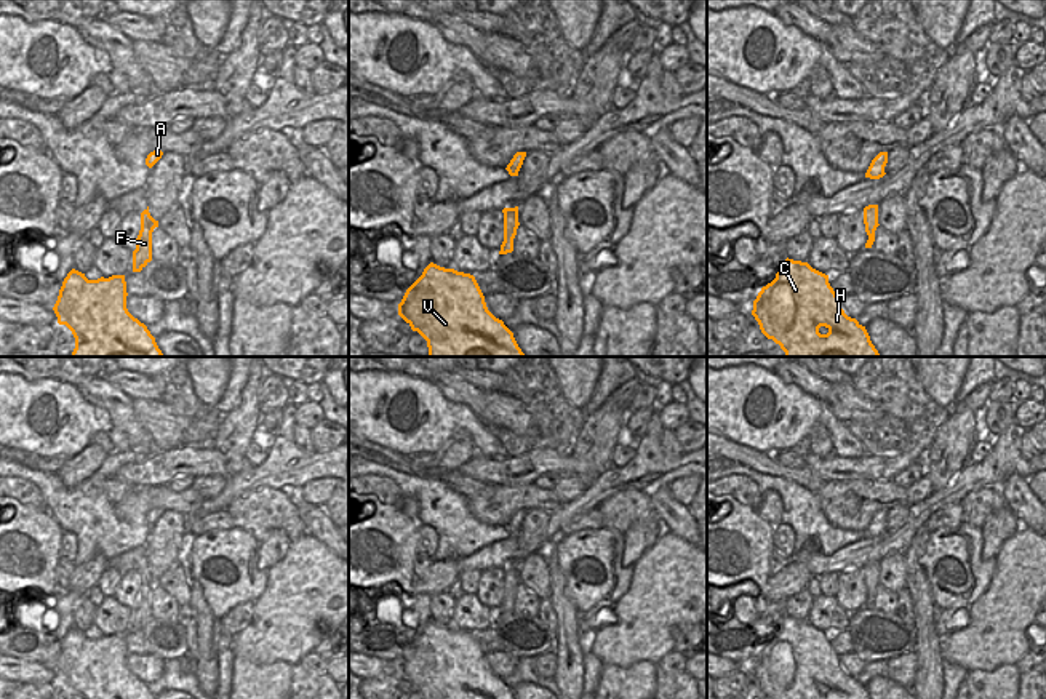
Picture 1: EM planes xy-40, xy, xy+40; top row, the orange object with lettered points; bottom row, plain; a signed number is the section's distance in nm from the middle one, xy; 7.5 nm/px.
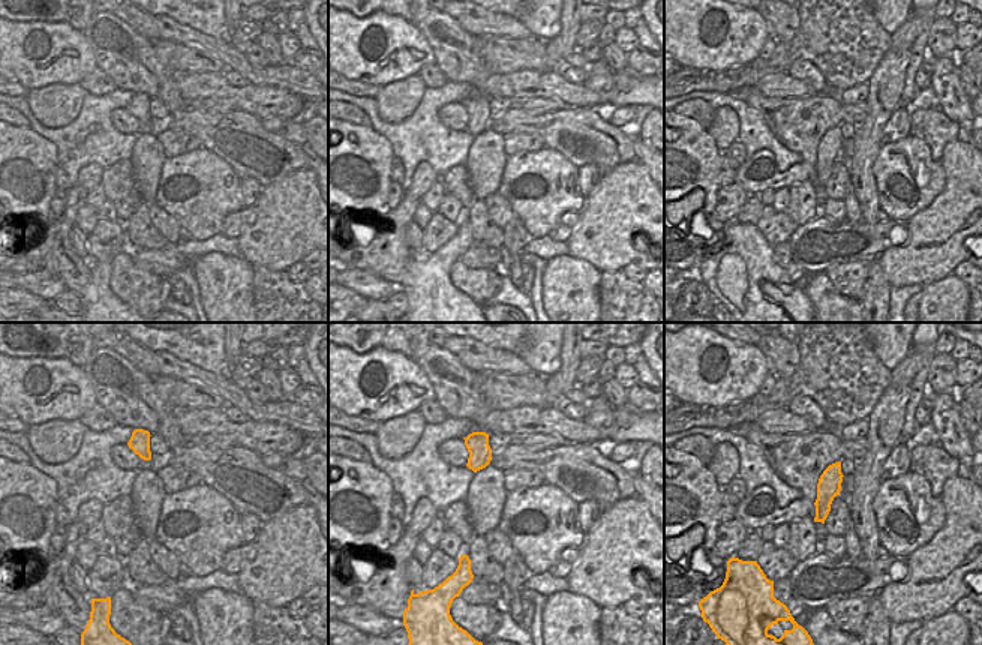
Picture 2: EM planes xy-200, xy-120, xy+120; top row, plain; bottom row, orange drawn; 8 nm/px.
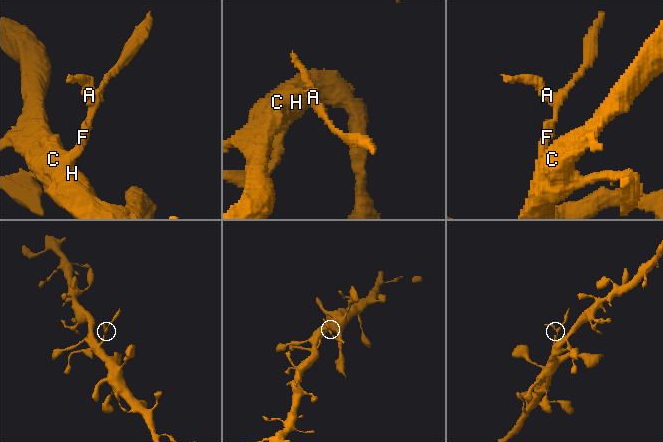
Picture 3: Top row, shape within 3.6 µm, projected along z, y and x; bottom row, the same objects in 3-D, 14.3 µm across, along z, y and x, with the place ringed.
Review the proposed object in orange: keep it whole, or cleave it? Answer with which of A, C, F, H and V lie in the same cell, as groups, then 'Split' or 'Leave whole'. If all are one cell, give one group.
Groups: A / C F H V. Split

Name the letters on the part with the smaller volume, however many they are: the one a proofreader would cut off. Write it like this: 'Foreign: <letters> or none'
Foreign: A

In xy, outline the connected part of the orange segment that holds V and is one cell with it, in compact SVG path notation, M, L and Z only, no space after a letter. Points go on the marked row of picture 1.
M430 262L406 290L398 315L427 341L429 357L525 357L513 333L488 310L470 274Z

